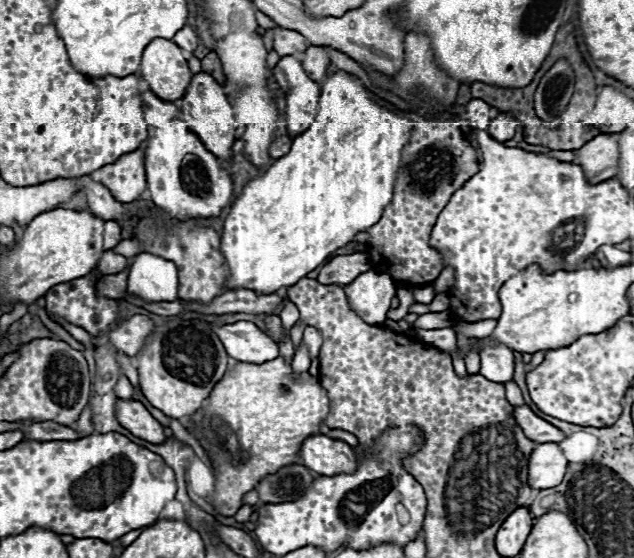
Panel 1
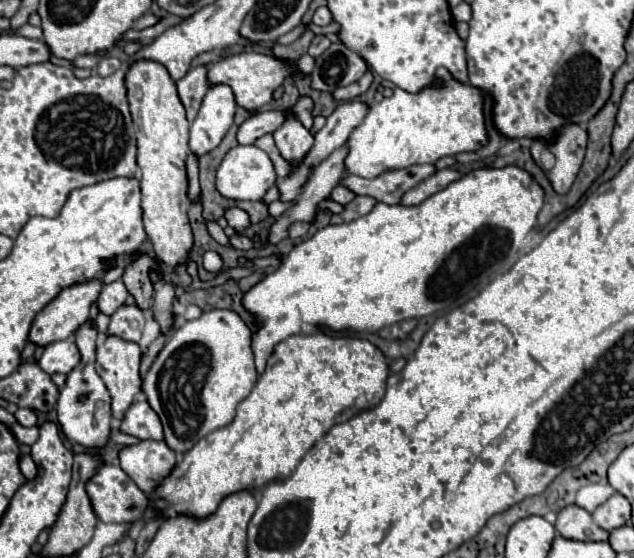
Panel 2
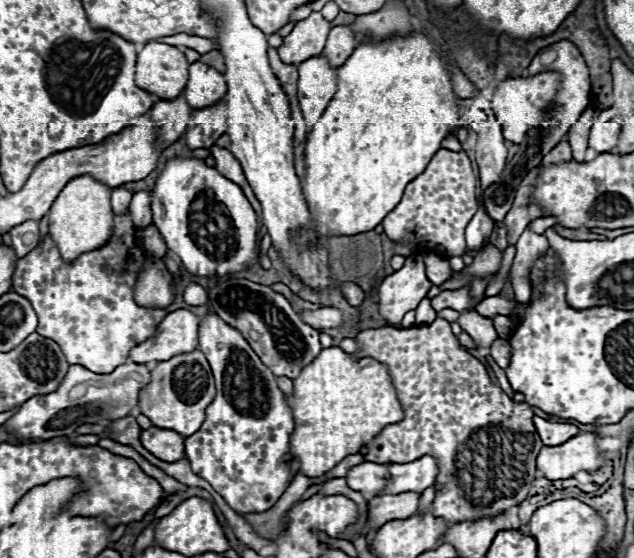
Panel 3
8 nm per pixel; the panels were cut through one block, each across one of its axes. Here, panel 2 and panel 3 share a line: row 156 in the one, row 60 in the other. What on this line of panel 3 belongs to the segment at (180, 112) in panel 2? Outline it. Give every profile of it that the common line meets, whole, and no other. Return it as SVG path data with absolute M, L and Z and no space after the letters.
M148 42L138 54L136 86L162 98L182 94L188 80L186 56L170 44Z

